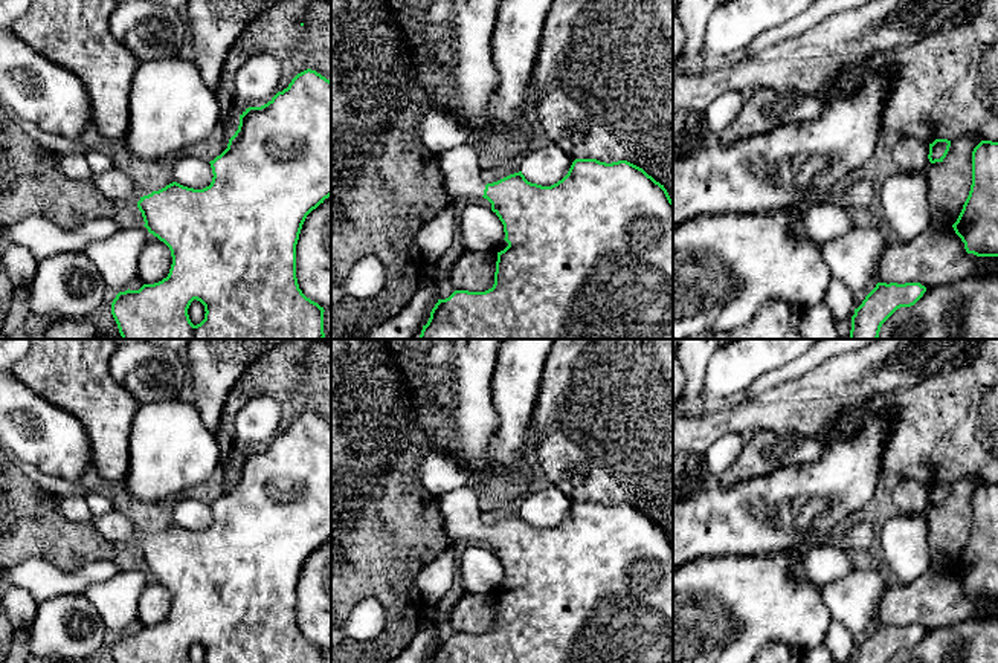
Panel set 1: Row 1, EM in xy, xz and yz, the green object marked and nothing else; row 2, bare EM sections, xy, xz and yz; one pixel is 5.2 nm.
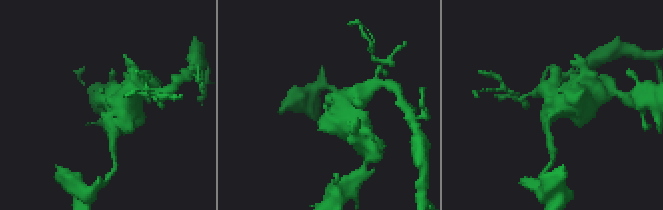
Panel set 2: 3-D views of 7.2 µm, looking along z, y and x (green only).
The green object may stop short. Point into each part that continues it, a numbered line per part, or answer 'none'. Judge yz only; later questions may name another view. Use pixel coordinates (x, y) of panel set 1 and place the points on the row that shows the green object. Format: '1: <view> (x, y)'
none

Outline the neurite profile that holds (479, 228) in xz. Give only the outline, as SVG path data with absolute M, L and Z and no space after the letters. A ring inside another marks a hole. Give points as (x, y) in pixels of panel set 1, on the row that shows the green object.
M468 205L461 214L458 232L465 251L496 252L504 225L488 206Z

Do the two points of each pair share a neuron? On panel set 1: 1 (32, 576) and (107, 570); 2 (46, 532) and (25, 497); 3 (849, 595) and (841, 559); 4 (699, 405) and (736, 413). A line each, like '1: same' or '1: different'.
1: same
2: same
3: different
4: different

